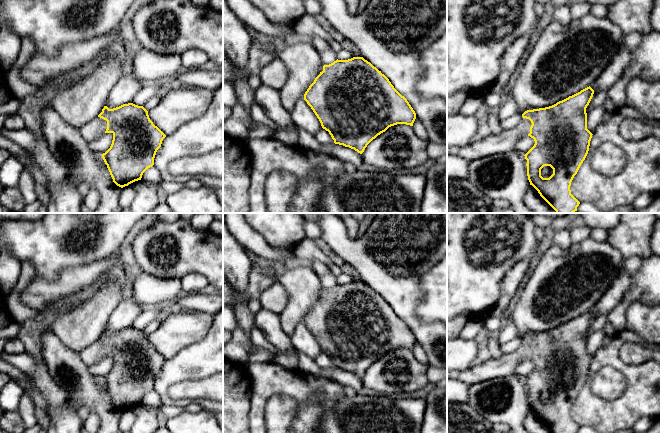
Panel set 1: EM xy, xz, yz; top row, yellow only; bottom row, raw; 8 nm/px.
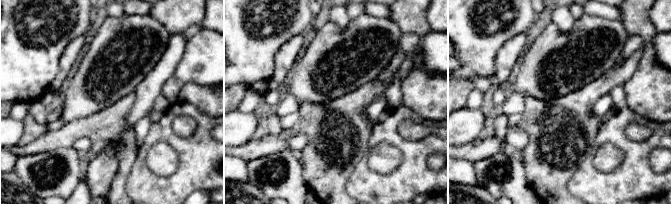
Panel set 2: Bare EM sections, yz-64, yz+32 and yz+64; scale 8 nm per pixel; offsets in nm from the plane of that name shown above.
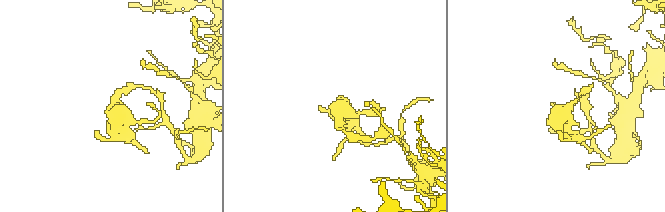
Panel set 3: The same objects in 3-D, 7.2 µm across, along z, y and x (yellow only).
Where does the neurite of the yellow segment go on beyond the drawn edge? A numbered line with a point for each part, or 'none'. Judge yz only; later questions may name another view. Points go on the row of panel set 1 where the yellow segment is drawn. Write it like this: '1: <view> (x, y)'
1: yz (506, 140)

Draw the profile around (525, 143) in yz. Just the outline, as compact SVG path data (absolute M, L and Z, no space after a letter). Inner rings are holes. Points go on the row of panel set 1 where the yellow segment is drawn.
M530 136L522 137L517 143L515 150L522 154L526 154L535 144L535 141Z

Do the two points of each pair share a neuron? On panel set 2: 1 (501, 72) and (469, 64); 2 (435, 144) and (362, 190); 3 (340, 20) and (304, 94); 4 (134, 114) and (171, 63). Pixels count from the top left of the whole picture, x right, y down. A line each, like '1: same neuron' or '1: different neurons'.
1: different neurons
2: same neuron
3: different neurons
4: same neuron

